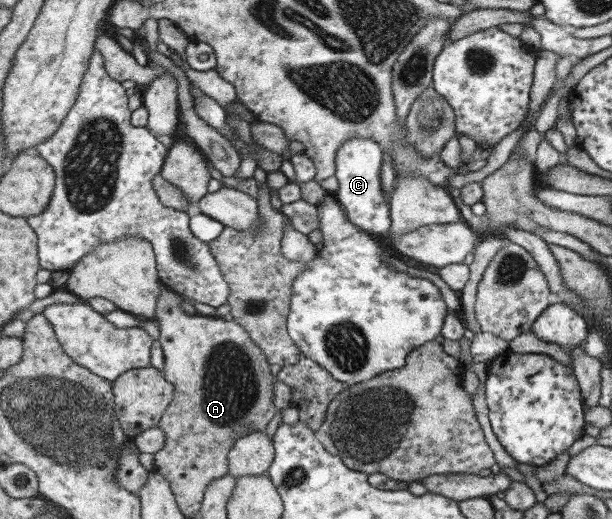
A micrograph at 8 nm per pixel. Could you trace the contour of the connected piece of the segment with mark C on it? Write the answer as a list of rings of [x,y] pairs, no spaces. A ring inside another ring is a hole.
[[[353,138],[344,141],[339,149],[336,149],[334,157],[334,176],[337,179],[338,188],[333,196],[342,207],[348,220],[359,229],[383,237],[390,228],[388,204],[384,202],[380,190],[380,165],[383,153],[379,144],[367,138]]]

